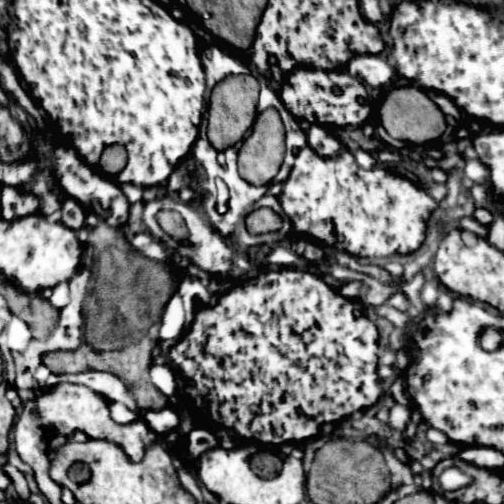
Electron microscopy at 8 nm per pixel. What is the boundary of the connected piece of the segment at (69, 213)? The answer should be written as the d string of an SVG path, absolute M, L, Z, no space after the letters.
M66 199L62 203L62 223L70 229L80 229L84 227L84 219L86 219L86 213L84 213L84 207L76 201L76 199Z

